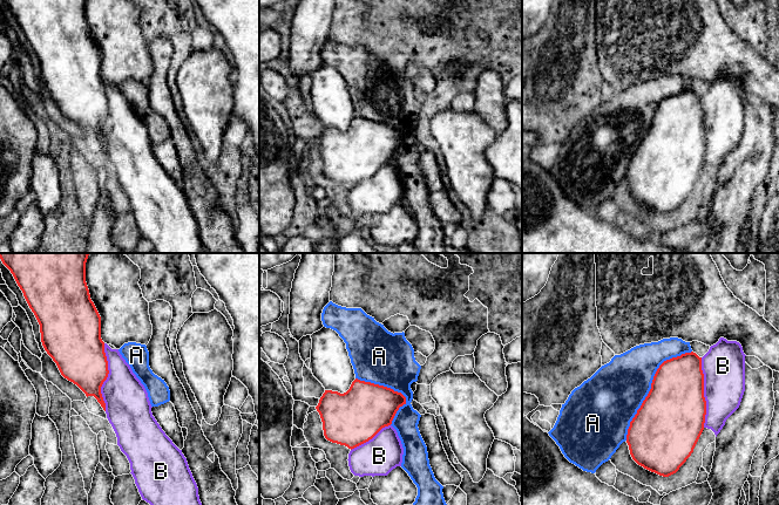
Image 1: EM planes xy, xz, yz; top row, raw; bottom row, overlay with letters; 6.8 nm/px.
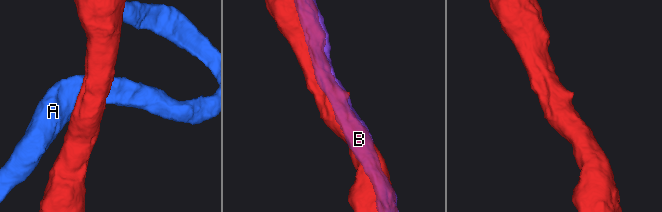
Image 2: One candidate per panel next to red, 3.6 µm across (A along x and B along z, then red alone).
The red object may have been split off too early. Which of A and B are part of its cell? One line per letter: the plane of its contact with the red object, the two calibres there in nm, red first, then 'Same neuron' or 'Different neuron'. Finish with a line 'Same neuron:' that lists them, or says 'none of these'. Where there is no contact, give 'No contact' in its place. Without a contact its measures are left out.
A: Touches red in yz. Thickness 440 nm (red) against 380 nm. Different neuron
B: Touches red in yz. Thickness 440 nm (red) against 300 nm. Same neuron
Same neuron: B

